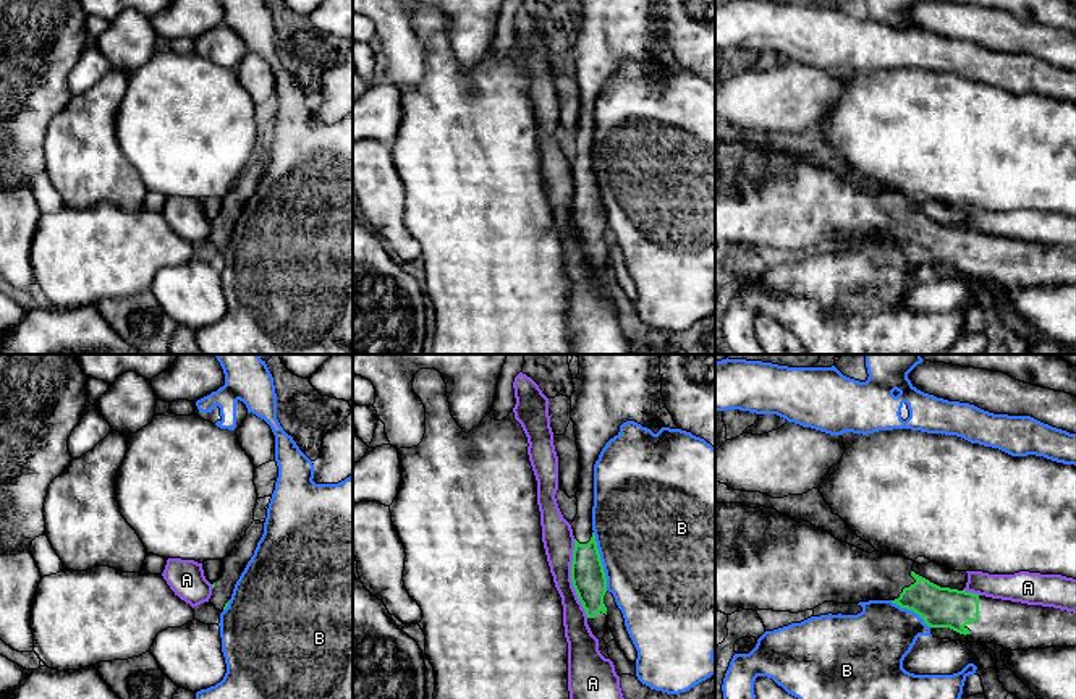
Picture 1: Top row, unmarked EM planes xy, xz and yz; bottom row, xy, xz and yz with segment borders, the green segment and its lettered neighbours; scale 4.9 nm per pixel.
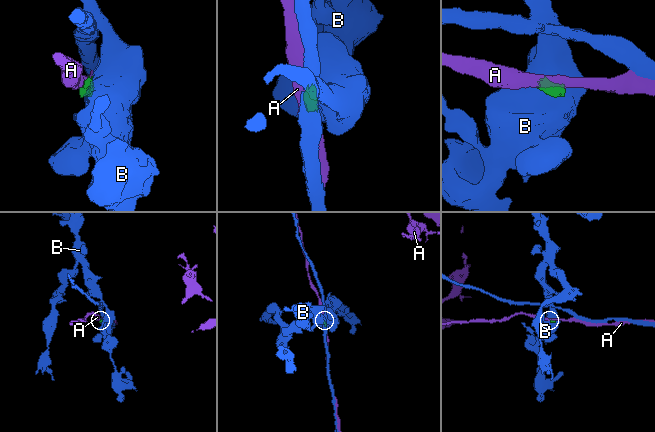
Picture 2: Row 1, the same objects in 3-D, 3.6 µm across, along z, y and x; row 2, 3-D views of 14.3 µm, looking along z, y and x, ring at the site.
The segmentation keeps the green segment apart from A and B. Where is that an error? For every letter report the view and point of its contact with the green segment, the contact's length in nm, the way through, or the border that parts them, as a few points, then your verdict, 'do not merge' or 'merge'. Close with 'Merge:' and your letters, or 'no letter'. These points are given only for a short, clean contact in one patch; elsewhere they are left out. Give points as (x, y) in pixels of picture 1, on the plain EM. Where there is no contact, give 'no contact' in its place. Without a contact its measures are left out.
A: xz (571, 216) | 400 nm | along xz (573, 177), (571, 224), (588, 254) | do not merge
B: xz (601, 199) | 300 nm | along xz (593, 170), (607, 227) | do not merge
Merge: no letter

